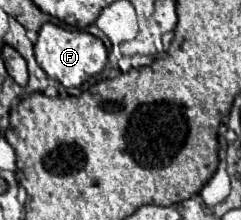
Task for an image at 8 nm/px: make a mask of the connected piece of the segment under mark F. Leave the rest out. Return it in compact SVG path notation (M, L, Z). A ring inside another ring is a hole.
M54 23L42 25L38 33L38 41L34 45L34 53L36 53L38 65L46 71L46 75L52 79L58 79L64 87L80 87L92 75L100 73L108 63L108 55L102 39L90 35L88 31L66 29Z

